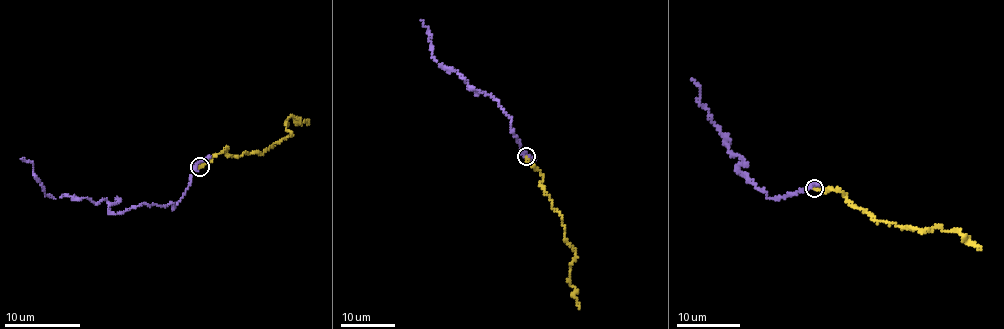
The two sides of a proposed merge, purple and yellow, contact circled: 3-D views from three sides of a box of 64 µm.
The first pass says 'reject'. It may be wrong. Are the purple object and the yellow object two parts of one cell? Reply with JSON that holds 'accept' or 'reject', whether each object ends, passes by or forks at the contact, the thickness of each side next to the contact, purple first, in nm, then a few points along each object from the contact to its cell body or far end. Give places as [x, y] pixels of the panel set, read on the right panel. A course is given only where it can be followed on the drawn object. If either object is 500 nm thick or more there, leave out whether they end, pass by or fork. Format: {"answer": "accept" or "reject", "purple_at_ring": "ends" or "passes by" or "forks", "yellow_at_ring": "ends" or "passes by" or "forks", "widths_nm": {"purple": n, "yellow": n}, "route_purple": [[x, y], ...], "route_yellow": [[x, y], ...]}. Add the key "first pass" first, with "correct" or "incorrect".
{"first pass": "incorrect", "answer": "accept", "purple_at_ring": "passes by", "yellow_at_ring": "ends", "widths_nm": {"purple": 240, "yellow": 260}, "route_purple": [[814, 188], [770, 198], [737, 172], [741, 160], [731, 153], [699, 100], [700, 89], [692, 78]], "route_yellow": [[814, 188], [838, 191], [876, 221], [916, 230], [933, 231], [936, 227], [958, 230], [980, 251]]}

